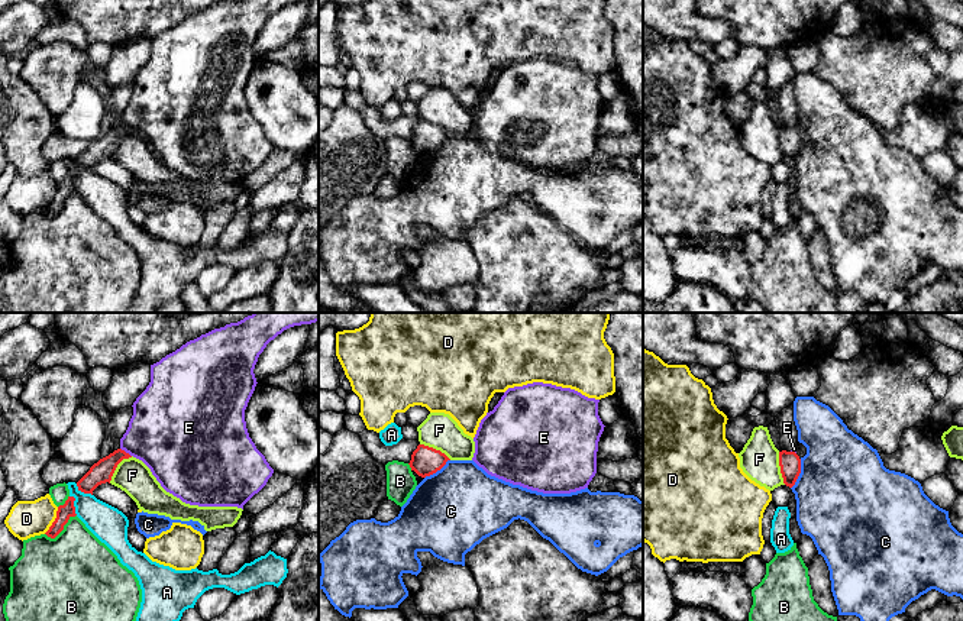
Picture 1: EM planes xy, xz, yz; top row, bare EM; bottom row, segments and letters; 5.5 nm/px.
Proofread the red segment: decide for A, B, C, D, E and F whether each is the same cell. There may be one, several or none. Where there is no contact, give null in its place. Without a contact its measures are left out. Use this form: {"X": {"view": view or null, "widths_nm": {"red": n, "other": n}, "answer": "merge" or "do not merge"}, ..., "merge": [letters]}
{"A": {"view": "xy", "widths_nm": {"red": 80, "other": 200}, "answer": "do not merge"}, "B": {"view": "xy", "widths_nm": {"red": 80, "other": 460}, "answer": "do not merge"}, "C": {"view": "yz", "widths_nm": {"red": 120, "other": 500}, "answer": "do not merge"}, "D": {"view": "xy", "widths_nm": {"red": 80, "other": 200}, "answer": "do not merge"}, "E": {"view": "xy", "widths_nm": {"red": 120, "other": 400}, "answer": "merge"}, "F": {"view": "xy", "widths_nm": {"red": 120, "other": 190}, "answer": "do not merge"}, "merge": ["E"]}

